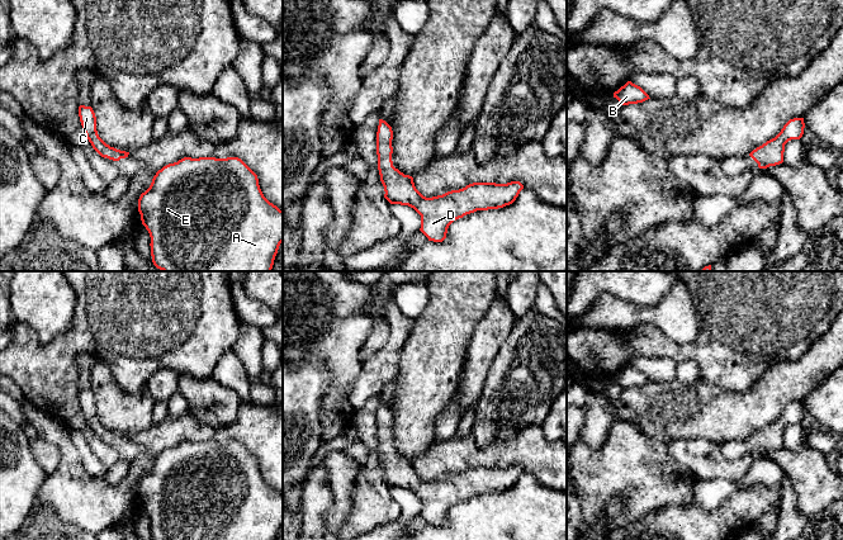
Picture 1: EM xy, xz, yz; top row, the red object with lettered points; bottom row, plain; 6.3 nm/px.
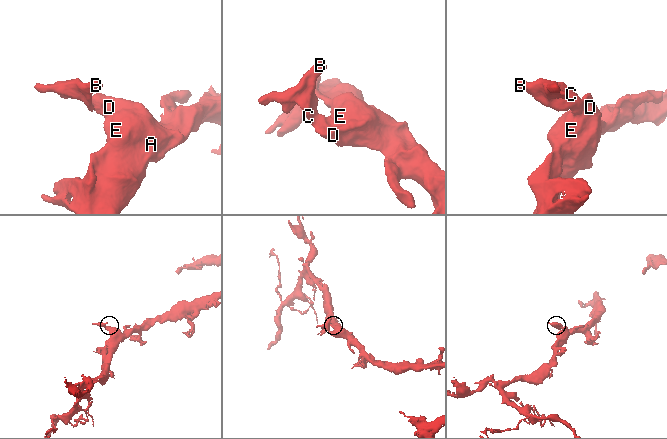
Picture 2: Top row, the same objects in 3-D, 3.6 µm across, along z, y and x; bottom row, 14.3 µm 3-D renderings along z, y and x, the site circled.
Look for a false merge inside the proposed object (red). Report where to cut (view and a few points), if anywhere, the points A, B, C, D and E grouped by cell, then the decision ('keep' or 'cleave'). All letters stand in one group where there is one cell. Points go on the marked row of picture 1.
cut none; groups A B C D E; keep

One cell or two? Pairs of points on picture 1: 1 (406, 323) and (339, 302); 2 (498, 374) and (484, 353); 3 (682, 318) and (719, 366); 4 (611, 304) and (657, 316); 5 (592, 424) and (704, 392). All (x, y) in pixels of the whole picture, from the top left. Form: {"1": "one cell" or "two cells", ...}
{"1": "one cell", "2": "two cells", "3": "two cells", "4": "one cell", "5": "two cells"}

